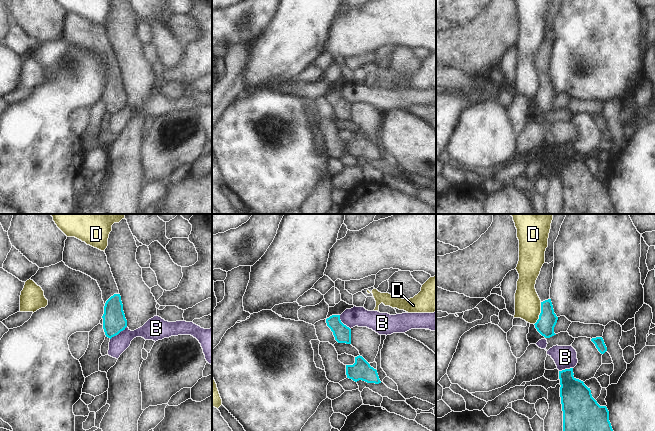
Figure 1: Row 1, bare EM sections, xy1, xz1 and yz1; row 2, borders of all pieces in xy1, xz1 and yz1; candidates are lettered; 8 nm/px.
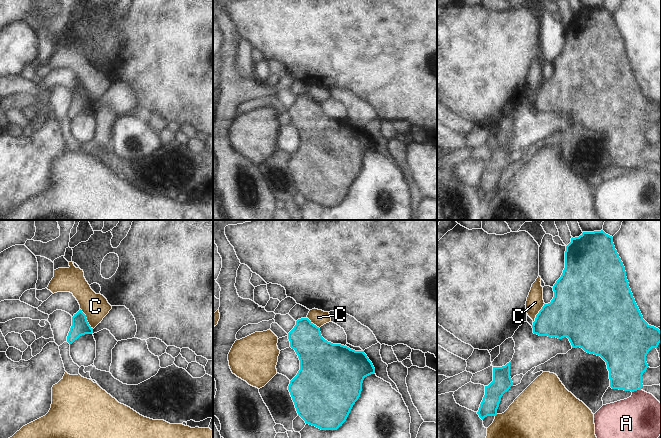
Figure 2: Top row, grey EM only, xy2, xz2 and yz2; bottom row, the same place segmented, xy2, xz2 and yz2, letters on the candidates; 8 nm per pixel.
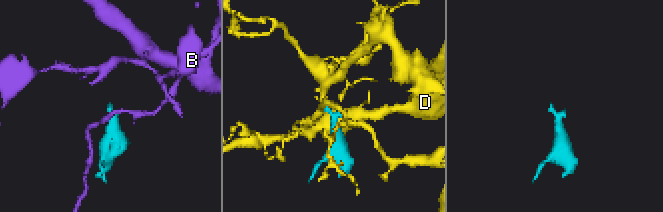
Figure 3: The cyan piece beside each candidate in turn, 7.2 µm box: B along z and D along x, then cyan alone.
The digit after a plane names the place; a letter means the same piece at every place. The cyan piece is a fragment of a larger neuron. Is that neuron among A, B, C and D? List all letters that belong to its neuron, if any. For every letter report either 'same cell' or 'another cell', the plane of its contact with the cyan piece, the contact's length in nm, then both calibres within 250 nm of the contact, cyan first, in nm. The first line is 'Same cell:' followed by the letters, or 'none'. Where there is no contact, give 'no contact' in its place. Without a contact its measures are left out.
Same cell: none
A: another cell; meets cyan in yz2; contact 80 nm long; 320 nm thick on the cyan side, 380 nm on the other
B: another cell; meets cyan in xy1; contact 170 nm long; 190 nm thick on the cyan side, 150 nm on the other
C: another cell; meets cyan in xy2; contact 200 nm long; 140 nm thick on the cyan side, 200 nm on the other
D: another cell; meets cyan in yz1; contact 190 nm long; 150 nm thick on the cyan side, 200 nm on the other

